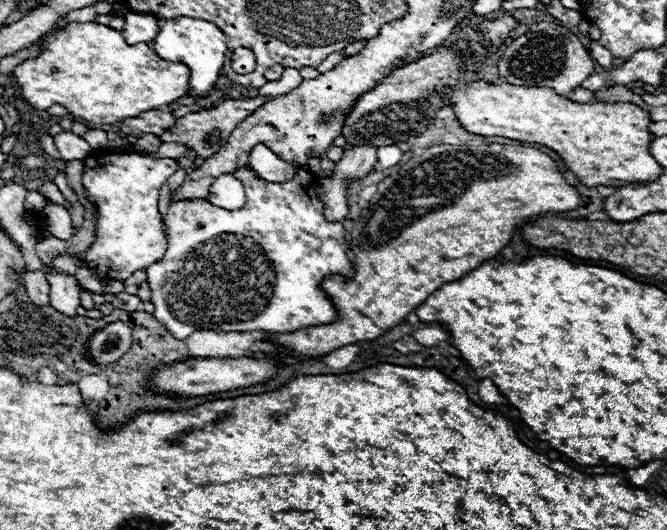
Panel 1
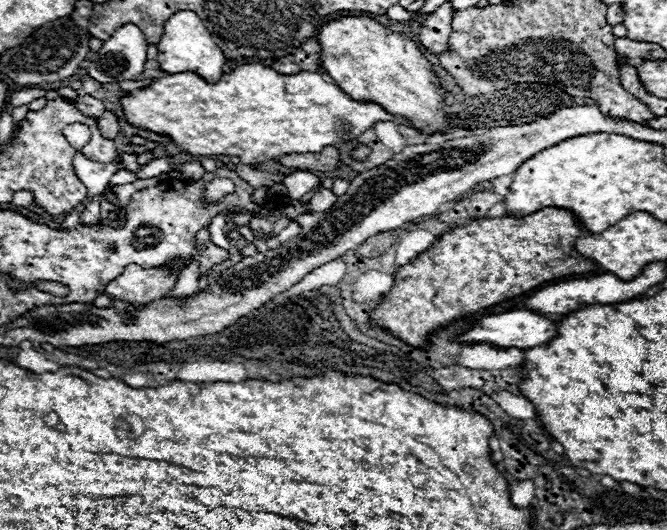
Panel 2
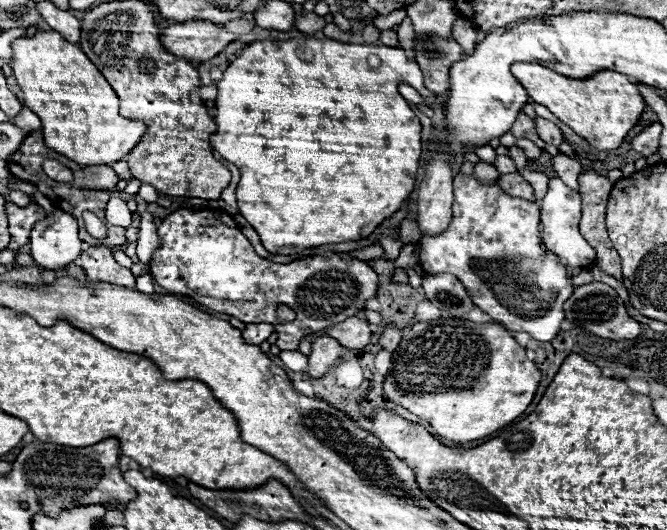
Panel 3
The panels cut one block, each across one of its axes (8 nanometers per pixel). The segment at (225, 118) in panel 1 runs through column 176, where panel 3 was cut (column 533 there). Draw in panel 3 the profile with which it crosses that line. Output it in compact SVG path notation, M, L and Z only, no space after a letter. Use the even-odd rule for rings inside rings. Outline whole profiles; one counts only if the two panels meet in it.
M524 112L518 114L516 122L512 124L512 128L500 138L500 140L502 140L502 146L510 146L510 144L512 144L510 140L514 140L514 138L528 138L528 140L532 140L538 148L542 148L542 150L544 150L544 146L546 146L546 144L542 144L542 140L540 140L538 134L536 134L536 124L534 124L534 120L532 120L530 116L526 116Z

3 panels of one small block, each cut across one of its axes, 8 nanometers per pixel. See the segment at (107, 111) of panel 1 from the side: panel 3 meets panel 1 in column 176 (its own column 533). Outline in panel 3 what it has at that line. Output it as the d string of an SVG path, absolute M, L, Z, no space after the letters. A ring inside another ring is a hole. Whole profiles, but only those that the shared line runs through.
M518 62L512 64L512 74L526 88L528 96L546 106L556 118L568 124L578 136L582 136L596 150L616 150L628 136L628 132L638 124L646 102L638 92L636 84L630 82L628 76L602 70L586 80L572 80L566 76L558 76L556 72L534 64L534 62Z

